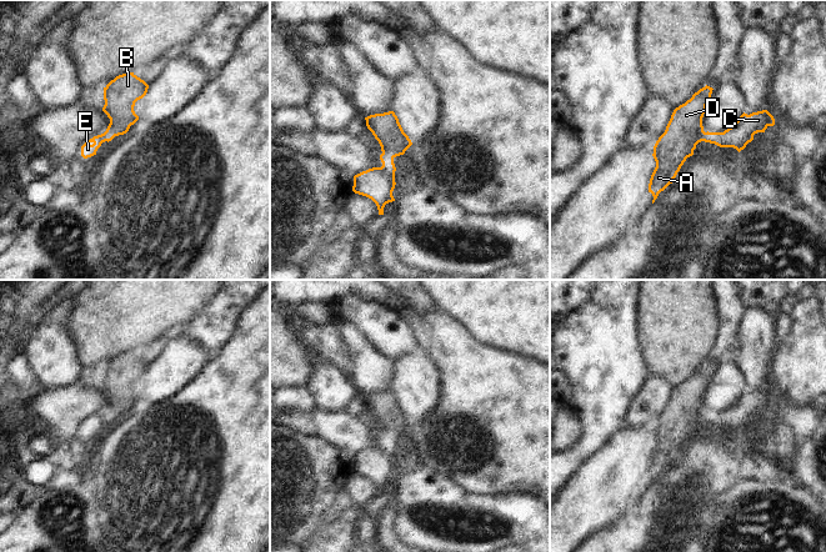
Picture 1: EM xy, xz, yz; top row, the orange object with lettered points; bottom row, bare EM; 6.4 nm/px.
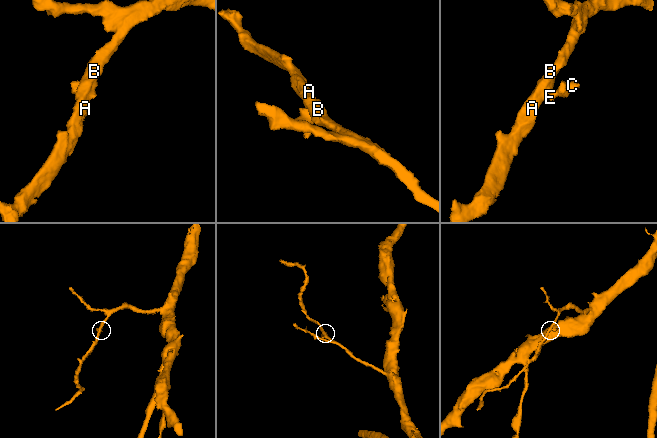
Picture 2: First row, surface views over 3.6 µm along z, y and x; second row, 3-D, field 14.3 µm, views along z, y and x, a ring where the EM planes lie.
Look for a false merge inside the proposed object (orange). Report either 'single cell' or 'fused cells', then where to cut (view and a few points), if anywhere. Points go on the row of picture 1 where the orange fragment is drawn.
fused cells; cut in xz along (383, 151), (394, 156)

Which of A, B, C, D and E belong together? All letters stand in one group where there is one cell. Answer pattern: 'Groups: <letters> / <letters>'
Groups: A B D / C E.

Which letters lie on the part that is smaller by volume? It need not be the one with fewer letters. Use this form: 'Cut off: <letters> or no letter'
Cut off: C, E

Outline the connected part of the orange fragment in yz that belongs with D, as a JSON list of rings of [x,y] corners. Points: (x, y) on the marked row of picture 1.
[[[706,85],[676,107],[665,132],[656,141],[652,154],[656,167],[649,184],[649,192],[654,196],[652,204],[659,194],[672,184],[686,159],[694,155],[696,145],[702,141],[702,117],[712,90]]]

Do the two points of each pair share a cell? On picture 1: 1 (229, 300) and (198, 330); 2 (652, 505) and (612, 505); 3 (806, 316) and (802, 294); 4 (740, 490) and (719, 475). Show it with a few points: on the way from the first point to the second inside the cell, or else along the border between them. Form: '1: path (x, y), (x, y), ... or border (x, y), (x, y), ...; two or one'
1: path (221, 307), (205, 324); one
2: border (632, 505), (612, 526); two
3: border (812, 296), (799, 301); two
4: border (736, 478), (714, 496), (714, 506); two

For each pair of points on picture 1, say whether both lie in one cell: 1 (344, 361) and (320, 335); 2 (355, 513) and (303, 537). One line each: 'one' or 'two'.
1: one
2: one

